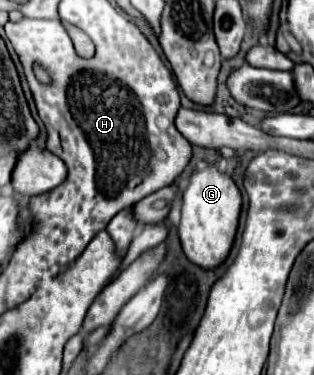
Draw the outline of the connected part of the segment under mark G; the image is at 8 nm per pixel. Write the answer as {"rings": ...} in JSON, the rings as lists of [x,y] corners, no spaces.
{"rings":[[[207,164],[203,170],[195,168],[187,178],[187,186],[183,190],[183,206],[179,222],[179,238],[187,258],[207,270],[221,264],[231,250],[237,232],[239,212],[241,212],[241,192],[235,186],[233,178],[221,172],[215,164]]]}

